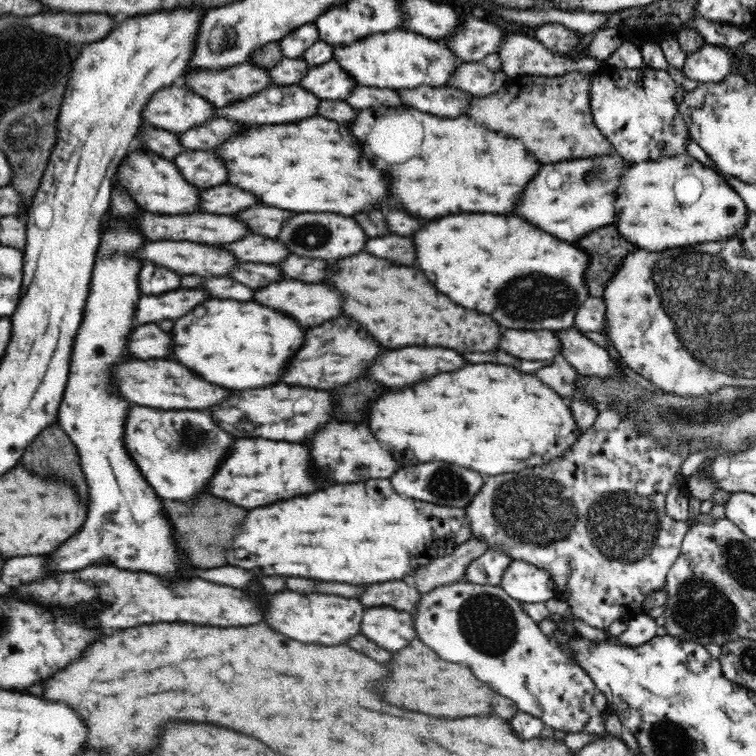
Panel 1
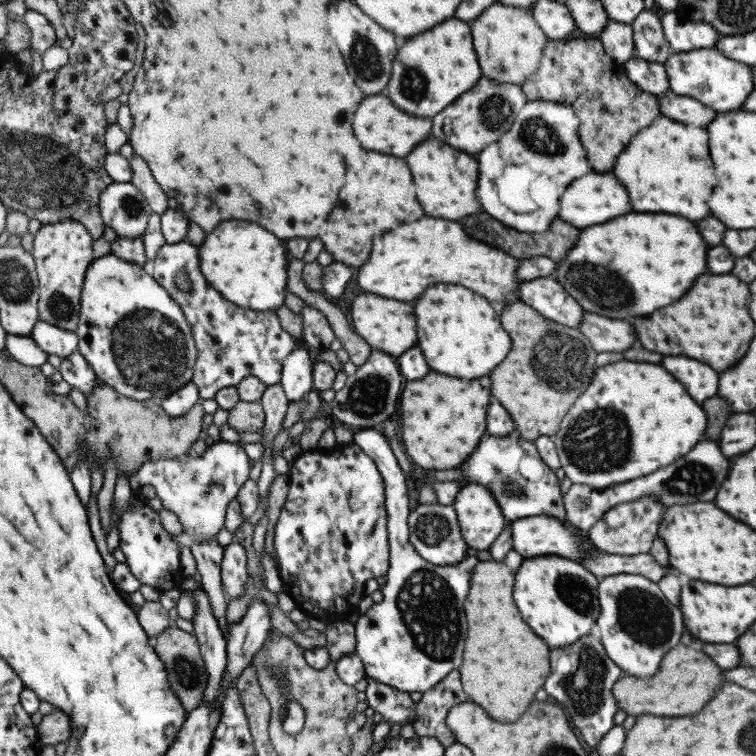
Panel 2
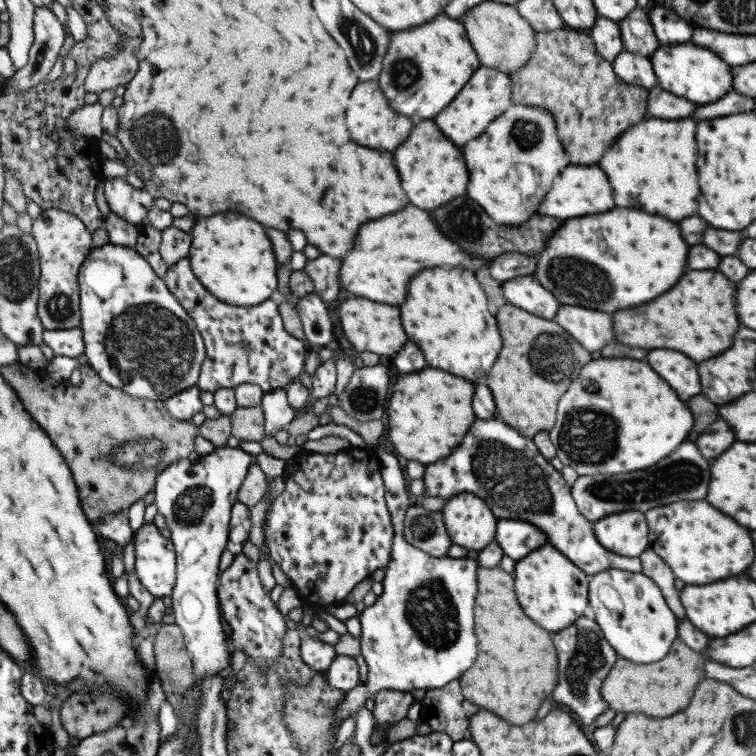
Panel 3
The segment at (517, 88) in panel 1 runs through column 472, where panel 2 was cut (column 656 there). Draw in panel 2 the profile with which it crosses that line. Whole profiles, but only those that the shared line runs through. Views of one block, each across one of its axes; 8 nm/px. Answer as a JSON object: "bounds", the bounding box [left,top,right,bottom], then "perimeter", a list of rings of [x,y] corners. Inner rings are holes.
{"bounds":[521,38,661,172],"perimeter":[[[597,38],[547,40],[539,70],[521,84],[521,90],[527,102],[559,102],[573,108],[579,118],[579,140],[595,172],[611,170],[625,144],[661,116],[659,98],[637,88],[627,78],[623,64],[609,58]]]}

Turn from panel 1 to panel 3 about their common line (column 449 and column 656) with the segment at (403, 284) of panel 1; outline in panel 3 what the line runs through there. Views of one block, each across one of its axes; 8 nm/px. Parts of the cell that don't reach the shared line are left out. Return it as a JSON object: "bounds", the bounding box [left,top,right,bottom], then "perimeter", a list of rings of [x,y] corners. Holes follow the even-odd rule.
{"bounds":[613,270,739,362],"perimeter":[[[689,270],[675,286],[671,286],[671,290],[667,290],[667,294],[647,302],[647,306],[635,306],[635,310],[617,310],[613,314],[615,340],[647,350],[677,350],[695,362],[707,360],[719,352],[723,354],[739,326],[733,312],[733,290],[735,282],[717,270]]]}

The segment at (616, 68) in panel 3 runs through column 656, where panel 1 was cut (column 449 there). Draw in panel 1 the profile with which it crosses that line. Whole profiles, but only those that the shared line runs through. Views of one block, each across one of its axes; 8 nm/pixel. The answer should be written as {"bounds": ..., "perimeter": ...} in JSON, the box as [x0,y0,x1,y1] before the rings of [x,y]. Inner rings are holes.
{"bounds":[448,62,510,96],"perimeter":[[[458,62],[448,86],[454,86],[472,96],[490,96],[506,86],[510,76],[502,72],[492,72],[484,62]]]}

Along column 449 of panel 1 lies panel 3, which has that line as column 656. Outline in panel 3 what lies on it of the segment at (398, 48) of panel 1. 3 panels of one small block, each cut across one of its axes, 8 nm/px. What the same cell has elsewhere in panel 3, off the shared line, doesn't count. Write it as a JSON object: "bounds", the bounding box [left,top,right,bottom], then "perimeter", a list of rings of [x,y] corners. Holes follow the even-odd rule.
{"bounds":[651,42,731,106],"perimeter":[[[679,42],[679,44],[665,44],[659,46],[651,56],[651,68],[657,80],[657,86],[661,90],[667,90],[679,98],[685,98],[693,102],[695,106],[717,102],[727,92],[731,92],[731,66],[715,56],[715,52],[699,48],[691,42]]]}

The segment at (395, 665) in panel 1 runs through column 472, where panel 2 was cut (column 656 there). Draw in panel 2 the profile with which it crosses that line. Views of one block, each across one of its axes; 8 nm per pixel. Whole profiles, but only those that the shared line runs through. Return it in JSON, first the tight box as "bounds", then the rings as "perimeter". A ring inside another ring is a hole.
{"bounds":[613,644,723,716],"perimeter":[[[677,644],[669,654],[663,656],[655,678],[649,678],[643,682],[639,678],[623,674],[617,680],[617,684],[613,686],[613,698],[617,702],[617,708],[623,710],[627,716],[693,714],[693,712],[699,712],[707,704],[707,700],[721,686],[721,682],[723,682],[721,670],[703,652],[693,650],[687,644],[685,644],[685,648],[683,648],[683,644]]]}

